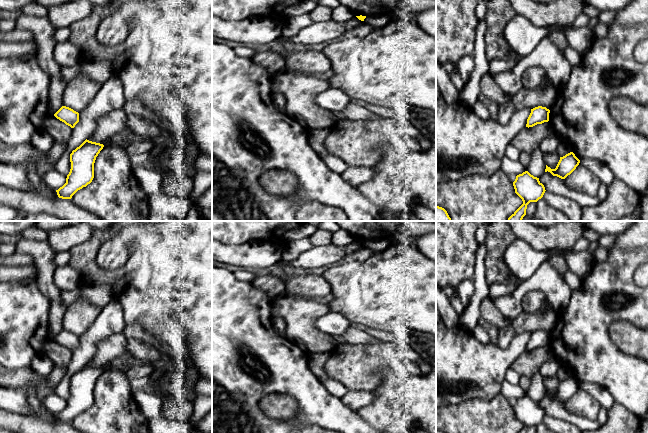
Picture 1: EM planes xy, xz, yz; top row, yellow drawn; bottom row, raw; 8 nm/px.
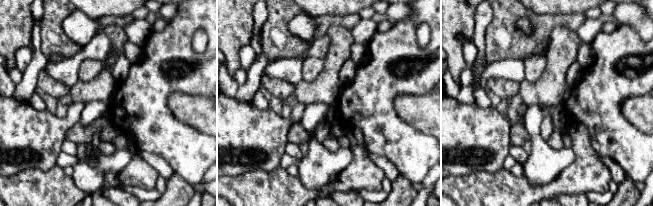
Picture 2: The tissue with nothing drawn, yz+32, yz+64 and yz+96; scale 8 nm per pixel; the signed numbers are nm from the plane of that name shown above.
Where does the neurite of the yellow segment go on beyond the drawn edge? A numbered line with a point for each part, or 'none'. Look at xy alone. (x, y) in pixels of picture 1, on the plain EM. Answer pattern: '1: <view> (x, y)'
1: xy (79, 316)

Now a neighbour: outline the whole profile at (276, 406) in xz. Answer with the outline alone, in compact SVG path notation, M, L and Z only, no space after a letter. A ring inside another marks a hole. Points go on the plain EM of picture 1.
M272 394L263 397L260 401L263 413L276 420L294 420L297 416L297 403L295 399L283 394Z

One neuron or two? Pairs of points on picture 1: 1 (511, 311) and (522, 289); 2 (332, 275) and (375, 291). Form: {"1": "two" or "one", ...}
{"1": "one", "2": "two"}

